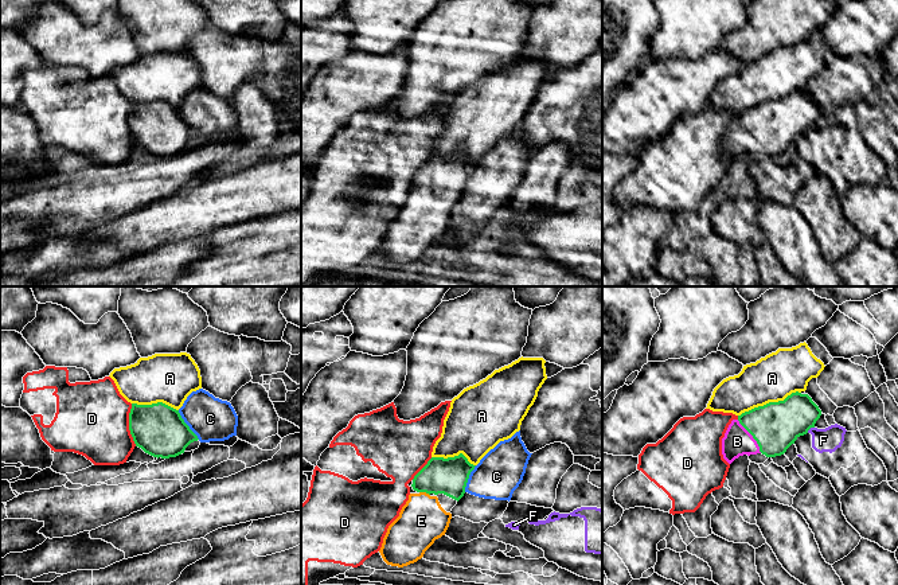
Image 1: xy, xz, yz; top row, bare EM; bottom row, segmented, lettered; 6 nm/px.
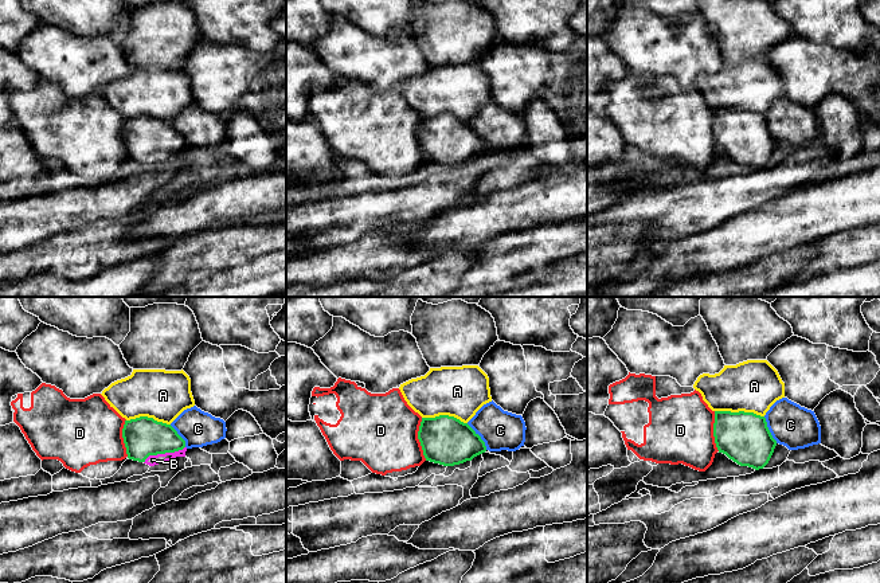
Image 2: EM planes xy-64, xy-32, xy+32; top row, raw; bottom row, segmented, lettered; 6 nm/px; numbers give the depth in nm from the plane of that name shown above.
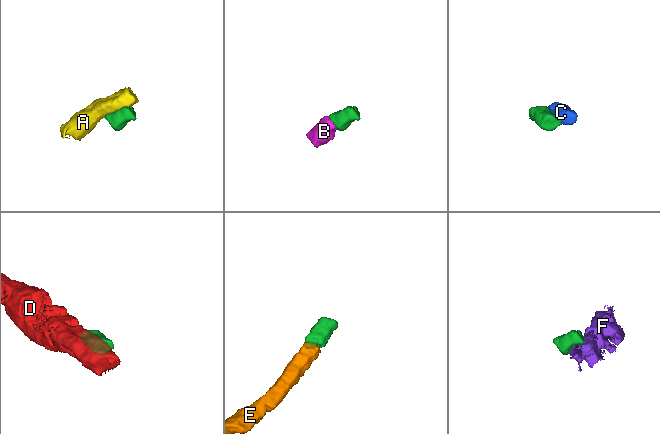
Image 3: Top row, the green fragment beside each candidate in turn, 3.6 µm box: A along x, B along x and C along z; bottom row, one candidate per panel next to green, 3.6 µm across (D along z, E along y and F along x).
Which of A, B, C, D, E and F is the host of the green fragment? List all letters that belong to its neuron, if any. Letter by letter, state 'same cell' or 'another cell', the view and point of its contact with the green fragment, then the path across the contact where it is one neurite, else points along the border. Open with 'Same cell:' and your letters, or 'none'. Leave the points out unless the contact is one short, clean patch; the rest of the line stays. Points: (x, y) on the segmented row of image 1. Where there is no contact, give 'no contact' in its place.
Same cell: B, E
A: another cell; contact yz (769, 402)
B: same cell; contact yz (752, 435); way yz (776, 425), (752, 435), (744, 436), (737, 441)
C: another cell; contact xy (187, 425); border xy (178, 410), (183, 421), (199, 439)
D: another cell; contact xy (129, 425)
E: same cell; contact xz (425, 491); way xz (449, 476), (440, 476), (425, 491), (421, 521)
F: another cell; contact yz (809, 428); border yz (813, 426), (807, 432)

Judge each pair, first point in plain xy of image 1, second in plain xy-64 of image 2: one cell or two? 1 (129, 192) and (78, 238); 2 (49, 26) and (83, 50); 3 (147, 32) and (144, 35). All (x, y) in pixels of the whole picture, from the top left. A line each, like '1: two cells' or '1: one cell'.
1: two cells
2: one cell
3: one cell

